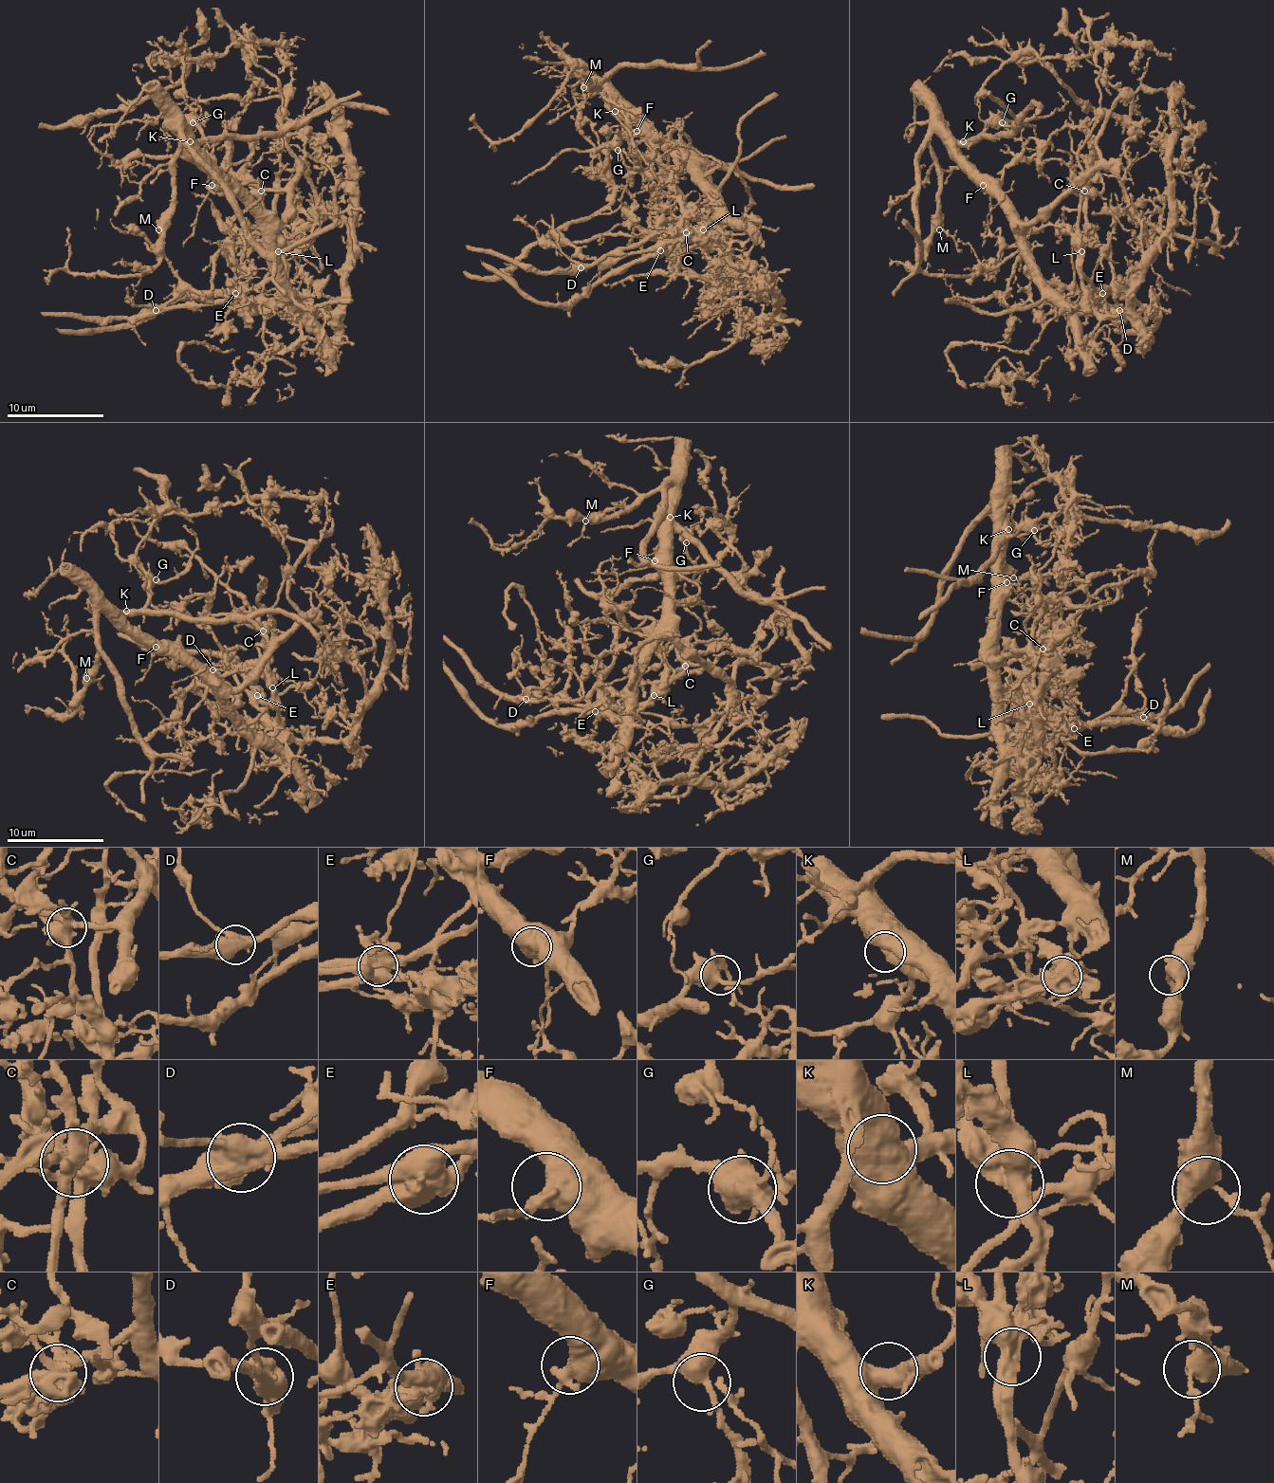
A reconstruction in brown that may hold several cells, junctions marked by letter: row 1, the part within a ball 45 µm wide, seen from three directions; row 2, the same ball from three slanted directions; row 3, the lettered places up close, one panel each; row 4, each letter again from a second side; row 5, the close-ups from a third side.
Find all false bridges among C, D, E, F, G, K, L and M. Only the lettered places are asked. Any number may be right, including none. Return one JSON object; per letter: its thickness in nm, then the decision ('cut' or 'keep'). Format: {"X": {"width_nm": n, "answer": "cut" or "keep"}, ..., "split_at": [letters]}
{"C": {"width_nm": 500, "answer": "cut"}, "D": {"width_nm": 600, "answer": "cut"}, "E": {"width_nm": 650, "answer": "cut"}, "F": {"width_nm": 700, "answer": "keep"}, "G": {"width_nm": 440, "answer": "keep"}, "K": {"width_nm": 550, "answer": "keep"}, "L": {"width_nm": 600, "answer": "cut"}, "M": {"width_nm": 440, "answer": "keep"}, "split_at": ["C", "D", "E", "L"]}

